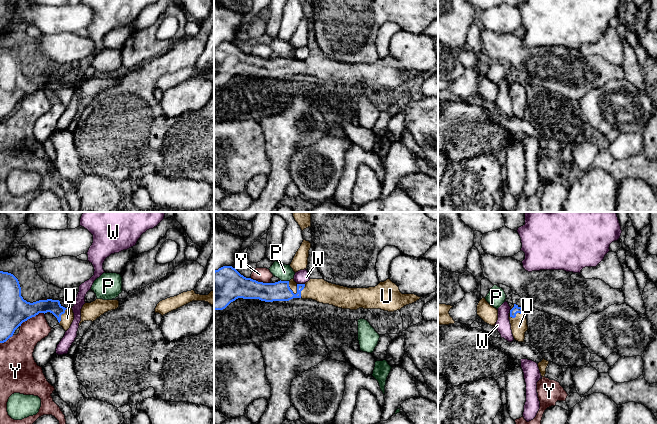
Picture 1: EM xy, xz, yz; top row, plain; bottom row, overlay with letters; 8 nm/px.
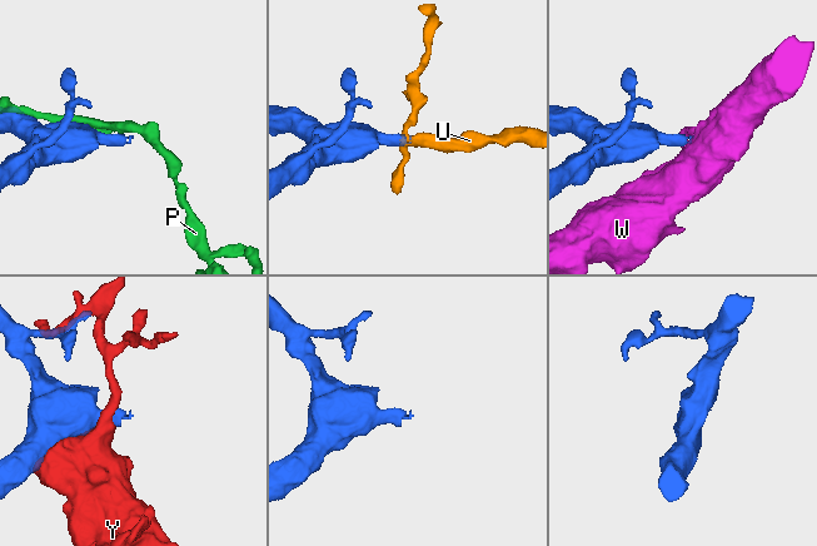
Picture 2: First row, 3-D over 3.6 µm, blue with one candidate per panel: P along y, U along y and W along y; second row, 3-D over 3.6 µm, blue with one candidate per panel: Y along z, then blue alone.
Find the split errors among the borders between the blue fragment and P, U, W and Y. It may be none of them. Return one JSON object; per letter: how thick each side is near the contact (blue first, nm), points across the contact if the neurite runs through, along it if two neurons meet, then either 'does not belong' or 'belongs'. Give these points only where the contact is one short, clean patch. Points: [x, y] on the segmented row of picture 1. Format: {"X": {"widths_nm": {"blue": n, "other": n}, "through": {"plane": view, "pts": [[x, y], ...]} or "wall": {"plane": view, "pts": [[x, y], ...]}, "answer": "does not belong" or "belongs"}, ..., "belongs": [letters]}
{"P": {"widths_nm": {"blue": 160, "other": 130}, "answer": "does not belong"}, "U": {"widths_nm": {"blue": 160, "other": 60}, "through": {"plane": "xz", "pts": [[279, 291], [289, 288], [292, 284]]}, "answer": "belongs"}, "W": {"widths_nm": {"blue": 160, "other": 110}, "wall": {"plane": "xz", "pts": [[297, 283], [304, 284]]}, "answer": "does not belong"}, "Y": {"widths_nm": {"blue": 240, "other": 200}, "answer": "does not belong"}, "belongs": ["U"]}

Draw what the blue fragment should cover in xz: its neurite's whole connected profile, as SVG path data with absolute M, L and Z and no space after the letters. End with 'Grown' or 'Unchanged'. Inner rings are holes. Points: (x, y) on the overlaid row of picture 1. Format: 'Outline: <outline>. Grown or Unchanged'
Outline: M232 266L214 271L214 310L223 310L238 298L259 299L265 302L289 301L293 298L312 299L342 309L400 310L421 297L402 294L390 279L375 287L348 288L324 279L310 279L305 284L290 281L263 283L246 278Z. Grown

